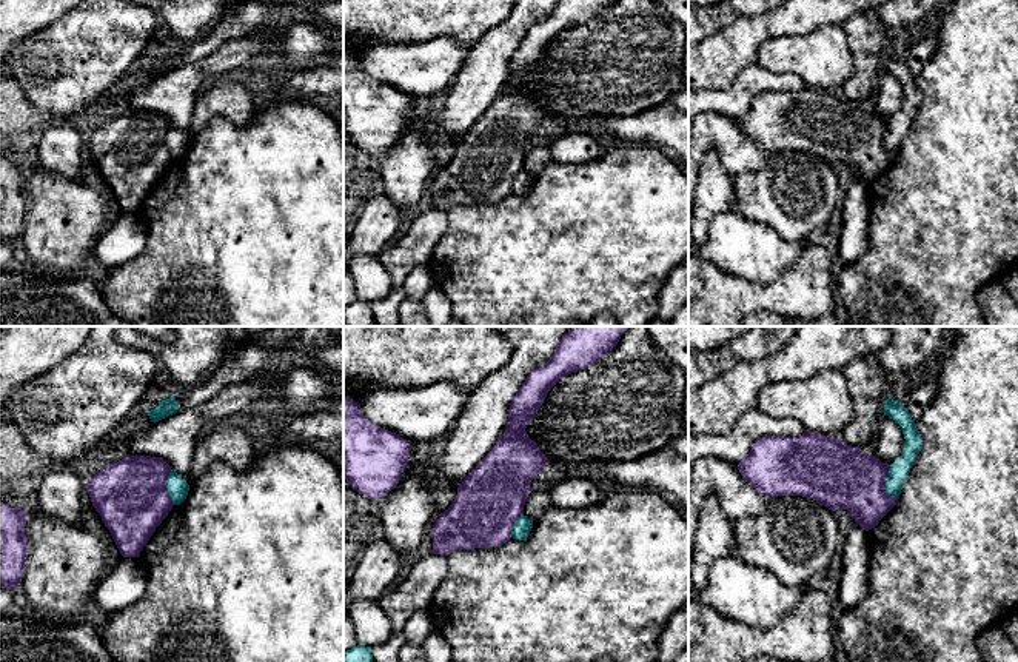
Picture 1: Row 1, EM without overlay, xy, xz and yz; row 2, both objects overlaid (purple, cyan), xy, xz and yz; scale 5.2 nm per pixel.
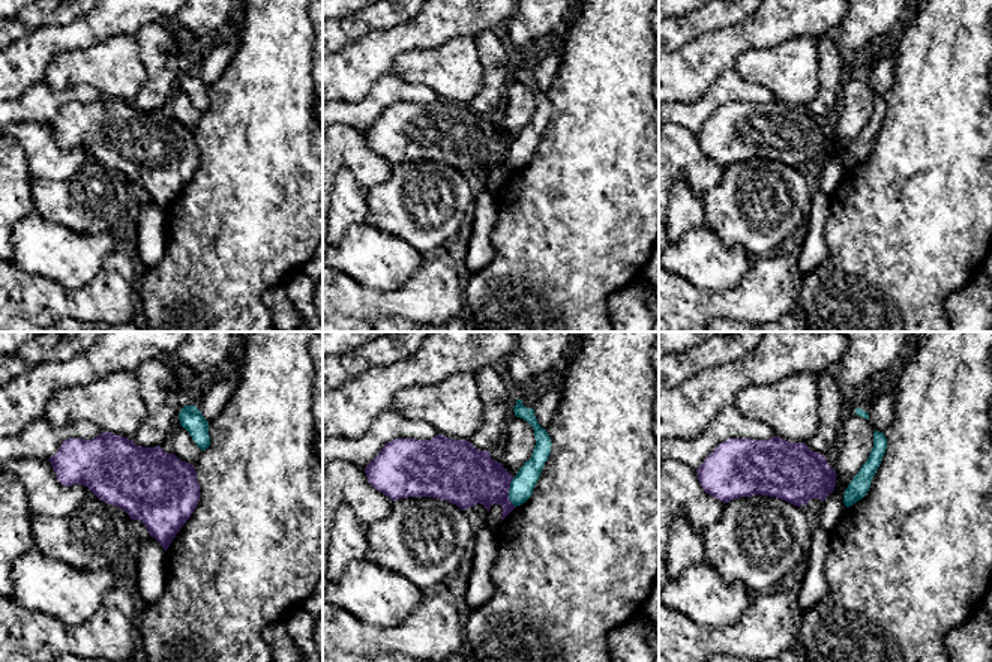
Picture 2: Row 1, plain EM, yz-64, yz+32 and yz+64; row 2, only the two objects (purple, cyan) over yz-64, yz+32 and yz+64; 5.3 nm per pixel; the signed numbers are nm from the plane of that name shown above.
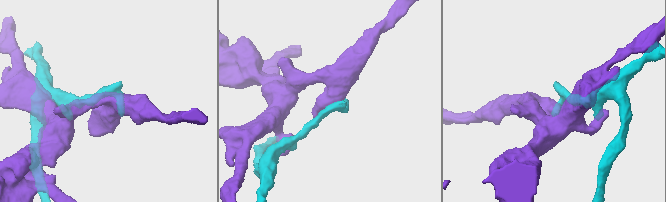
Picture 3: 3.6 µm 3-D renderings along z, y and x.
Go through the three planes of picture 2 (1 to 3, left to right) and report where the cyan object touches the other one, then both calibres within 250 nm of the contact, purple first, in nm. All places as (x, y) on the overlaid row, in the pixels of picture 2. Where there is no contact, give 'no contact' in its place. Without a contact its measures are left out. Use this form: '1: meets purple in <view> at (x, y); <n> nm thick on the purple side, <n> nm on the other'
1: no contact
2: meets purple in yz+32 at (508, 493); 320 nm thick on the purple side, 130 nm on the other
3: no contact

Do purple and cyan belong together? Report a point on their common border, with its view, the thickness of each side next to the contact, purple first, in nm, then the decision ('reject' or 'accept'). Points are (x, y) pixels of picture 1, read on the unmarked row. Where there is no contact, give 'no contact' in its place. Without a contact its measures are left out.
yz (884, 139) | 340/110 nm | reject

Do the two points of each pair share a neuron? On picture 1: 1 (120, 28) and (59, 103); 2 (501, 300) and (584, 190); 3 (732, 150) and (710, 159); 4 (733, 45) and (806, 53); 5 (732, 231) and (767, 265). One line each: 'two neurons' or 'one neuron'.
1: one neuron
2: one neuron
3: two neurons
4: two neurons
5: one neuron

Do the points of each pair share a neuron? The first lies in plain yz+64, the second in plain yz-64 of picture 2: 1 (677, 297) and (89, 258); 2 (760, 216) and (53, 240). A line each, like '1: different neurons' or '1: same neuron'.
1: different neurons
2: different neurons

